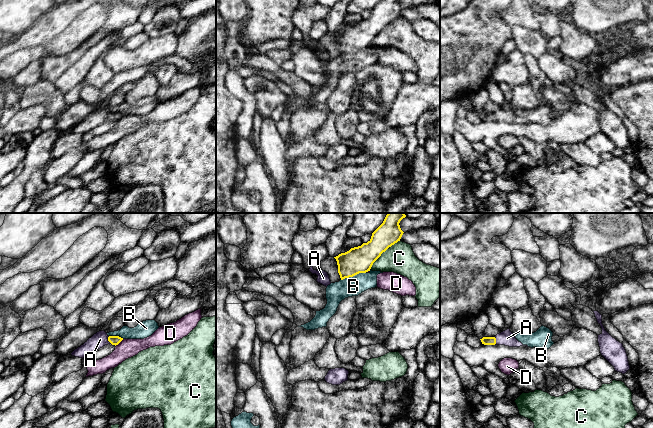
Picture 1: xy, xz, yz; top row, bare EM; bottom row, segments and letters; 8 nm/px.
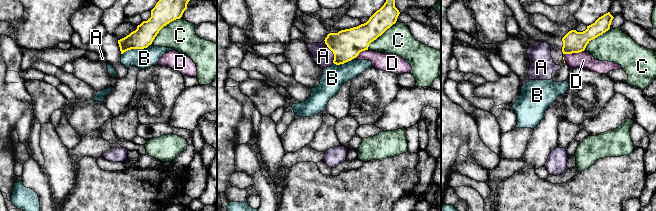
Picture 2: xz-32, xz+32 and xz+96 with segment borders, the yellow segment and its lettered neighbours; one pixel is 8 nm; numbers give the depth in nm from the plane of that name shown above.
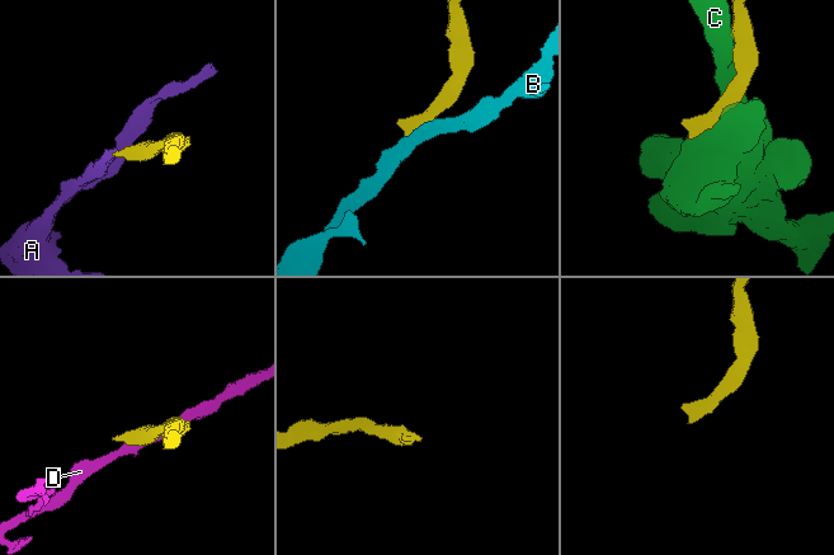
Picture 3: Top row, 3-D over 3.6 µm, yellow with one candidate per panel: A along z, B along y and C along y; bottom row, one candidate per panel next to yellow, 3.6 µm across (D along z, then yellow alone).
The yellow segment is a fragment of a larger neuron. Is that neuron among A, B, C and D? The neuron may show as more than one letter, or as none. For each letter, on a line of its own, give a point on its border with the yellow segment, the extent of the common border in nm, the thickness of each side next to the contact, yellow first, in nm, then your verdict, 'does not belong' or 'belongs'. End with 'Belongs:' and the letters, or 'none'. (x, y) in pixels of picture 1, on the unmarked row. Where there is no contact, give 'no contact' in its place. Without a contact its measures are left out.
A: meets yellow in yz at (495, 116); contact 70 nm long; 60 nm thick on the yellow side, 120 nm on the other; belongs
B: meets yellow in xz at (353, 51); contact 220 nm long; 220 nm thick on the yellow side, 160 nm on the other; does not belong
C: meets yellow in xz at (382, 28); contact 340 nm long; 220 nm thick on the yellow side, 240 nm on the other; does not belong
D: meets yellow in xy at (119, 118); contact 90 nm long; 80 nm thick on the yellow side, 160 nm on the other; does not belong
Belongs: A

